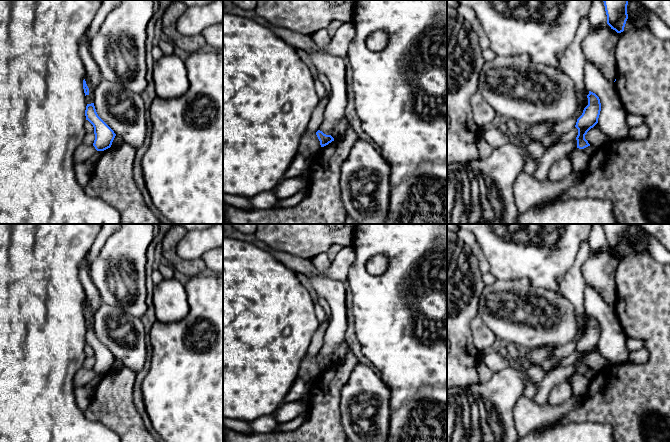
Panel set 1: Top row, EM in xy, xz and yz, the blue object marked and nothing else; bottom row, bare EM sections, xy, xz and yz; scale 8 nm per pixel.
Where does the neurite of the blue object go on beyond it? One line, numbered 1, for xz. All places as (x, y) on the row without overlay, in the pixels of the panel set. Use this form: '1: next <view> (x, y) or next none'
1: next none

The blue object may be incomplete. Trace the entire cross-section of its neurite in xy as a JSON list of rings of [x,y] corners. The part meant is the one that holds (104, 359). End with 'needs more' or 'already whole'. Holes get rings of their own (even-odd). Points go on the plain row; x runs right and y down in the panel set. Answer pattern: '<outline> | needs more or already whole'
[[[94,327],[87,328],[86,344],[94,351],[95,364],[93,370],[97,375],[104,375],[111,371],[116,360],[114,355],[98,340]]] | already whole

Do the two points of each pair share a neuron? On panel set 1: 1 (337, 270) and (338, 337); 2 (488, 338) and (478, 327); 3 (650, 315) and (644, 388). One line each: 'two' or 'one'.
1: two
2: one
3: one

